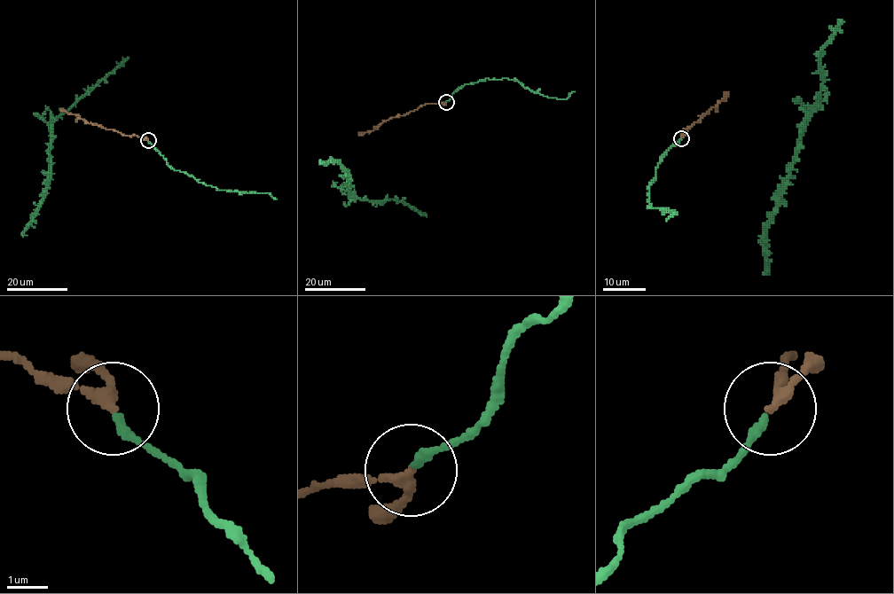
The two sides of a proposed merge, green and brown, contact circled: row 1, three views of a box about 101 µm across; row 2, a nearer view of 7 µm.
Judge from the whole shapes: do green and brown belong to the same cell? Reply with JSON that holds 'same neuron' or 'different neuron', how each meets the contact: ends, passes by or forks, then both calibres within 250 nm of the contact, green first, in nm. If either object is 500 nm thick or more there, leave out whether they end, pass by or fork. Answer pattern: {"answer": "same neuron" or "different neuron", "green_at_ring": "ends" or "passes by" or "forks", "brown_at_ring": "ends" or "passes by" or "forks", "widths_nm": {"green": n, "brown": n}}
{"answer": "same neuron", "green_at_ring": "ends", "brown_at_ring": "passes by", "widths_nm": {"green": 220, "brown": 220}}

